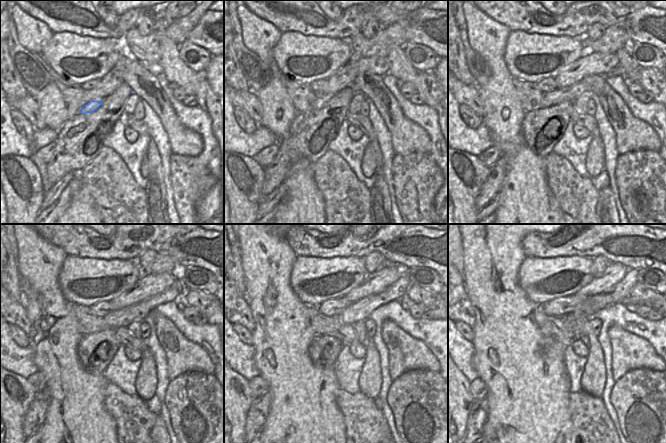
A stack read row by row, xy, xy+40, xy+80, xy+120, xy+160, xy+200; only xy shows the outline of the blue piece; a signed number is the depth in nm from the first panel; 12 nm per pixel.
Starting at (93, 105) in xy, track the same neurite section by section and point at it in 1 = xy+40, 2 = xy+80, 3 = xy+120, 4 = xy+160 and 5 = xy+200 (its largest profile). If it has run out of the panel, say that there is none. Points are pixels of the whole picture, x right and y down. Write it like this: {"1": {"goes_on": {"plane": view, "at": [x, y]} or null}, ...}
{"1": {"goes_on": {"plane": "xy+40", "at": [322, 99]}}, "2": {"goes_on": {"plane": "xy+80", "at": [564, 94]}}, "3": {"goes_on": {"plane": "xy+120", "at": [138, 311]}}, "4": {"goes_on": {"plane": "xy+160", "at": [359, 311]}}, "5": {"goes_on": {"plane": "xy+200", "at": [622, 289]}}}

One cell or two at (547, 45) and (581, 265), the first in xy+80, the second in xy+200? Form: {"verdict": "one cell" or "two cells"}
{"verdict": "one cell"}

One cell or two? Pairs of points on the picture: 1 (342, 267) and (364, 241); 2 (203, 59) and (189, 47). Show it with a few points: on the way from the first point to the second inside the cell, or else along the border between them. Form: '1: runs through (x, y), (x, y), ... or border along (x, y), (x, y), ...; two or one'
1: border along (363, 256), (333, 256), (328, 258); two
2: runs through (200, 55), (197, 50), (193, 49); one

